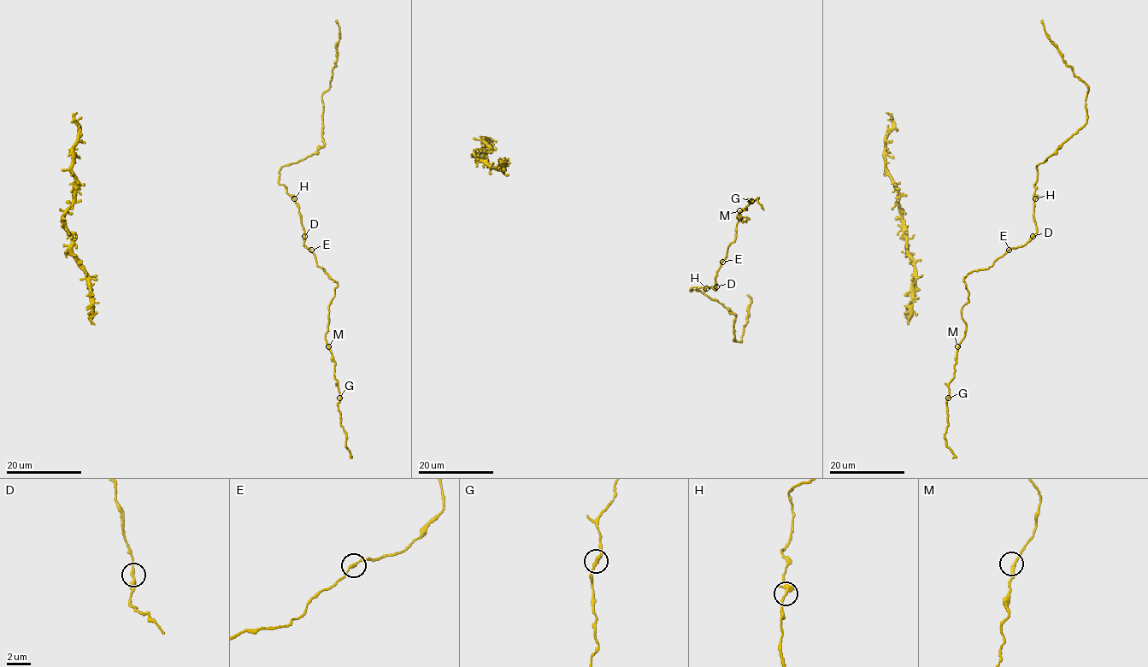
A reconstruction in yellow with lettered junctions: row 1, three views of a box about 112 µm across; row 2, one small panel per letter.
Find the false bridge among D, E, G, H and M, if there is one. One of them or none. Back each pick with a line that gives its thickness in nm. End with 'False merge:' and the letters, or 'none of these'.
False merge: none of these

